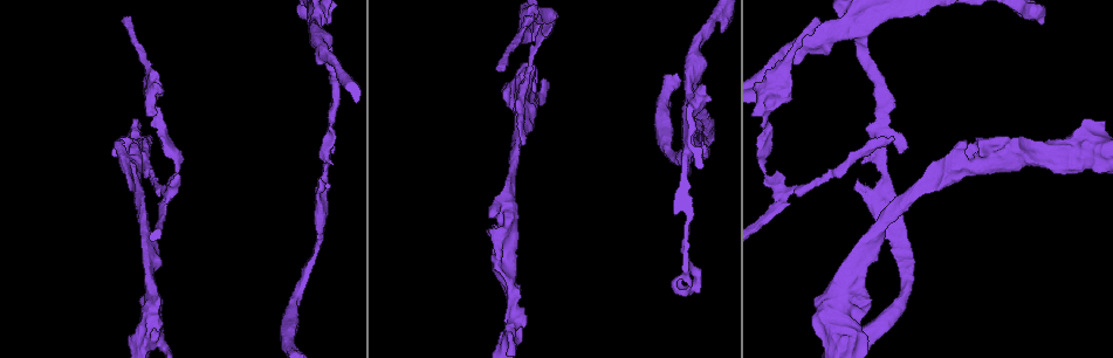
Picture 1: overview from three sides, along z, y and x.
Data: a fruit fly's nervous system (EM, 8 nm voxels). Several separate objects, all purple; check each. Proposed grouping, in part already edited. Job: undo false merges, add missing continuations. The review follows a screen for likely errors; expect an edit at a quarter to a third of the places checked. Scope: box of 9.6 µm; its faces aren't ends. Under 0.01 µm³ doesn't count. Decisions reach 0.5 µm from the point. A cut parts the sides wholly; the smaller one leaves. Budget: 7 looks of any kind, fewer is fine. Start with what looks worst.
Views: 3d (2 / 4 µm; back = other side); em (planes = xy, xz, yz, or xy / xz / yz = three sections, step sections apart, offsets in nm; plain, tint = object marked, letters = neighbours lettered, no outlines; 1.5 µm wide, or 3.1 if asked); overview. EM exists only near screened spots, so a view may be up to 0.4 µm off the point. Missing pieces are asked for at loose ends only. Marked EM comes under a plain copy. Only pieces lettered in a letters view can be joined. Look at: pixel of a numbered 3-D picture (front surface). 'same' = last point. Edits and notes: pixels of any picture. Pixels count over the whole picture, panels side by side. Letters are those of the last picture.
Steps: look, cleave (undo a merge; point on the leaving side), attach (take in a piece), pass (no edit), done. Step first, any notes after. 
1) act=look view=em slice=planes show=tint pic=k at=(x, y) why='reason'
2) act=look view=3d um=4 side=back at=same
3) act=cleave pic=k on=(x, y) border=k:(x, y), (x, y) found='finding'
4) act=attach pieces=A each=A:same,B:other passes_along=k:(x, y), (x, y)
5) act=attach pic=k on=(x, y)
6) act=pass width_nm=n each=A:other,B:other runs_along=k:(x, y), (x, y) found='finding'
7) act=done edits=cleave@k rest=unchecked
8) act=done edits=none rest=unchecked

act=look view=3d um=2 side=back pic=1 at=(546, 33) why='three-way junction'

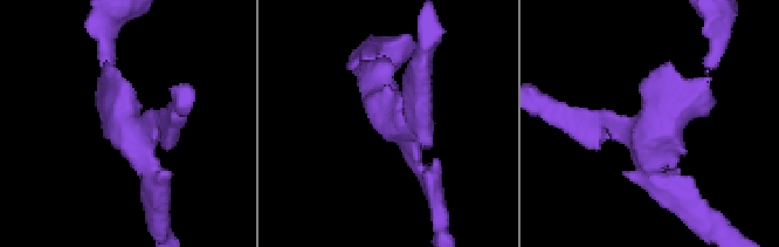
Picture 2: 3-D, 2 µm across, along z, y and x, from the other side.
act=look view=em slice=xy step=8 show=tint pic=2 at=(644, 135) arms=3

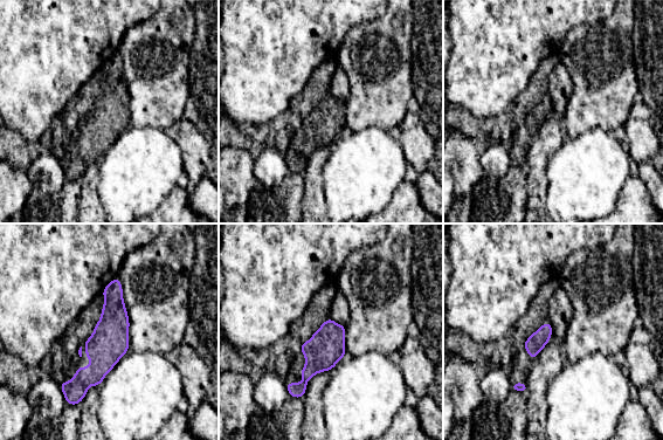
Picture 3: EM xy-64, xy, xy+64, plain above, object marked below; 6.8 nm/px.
act=look view=em slice=planes show=letters at=same why='another direction'

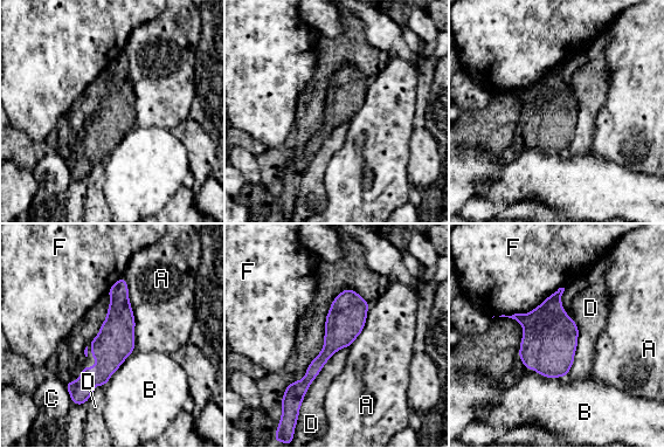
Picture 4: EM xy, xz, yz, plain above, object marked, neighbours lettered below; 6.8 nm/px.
act=pass each=A:other,B:other,C:other,D:other,F:other runs_along=4:(122, 281), (109, 360), (75, 400) found='continuous, no second cell'

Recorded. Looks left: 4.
act=look view=em slice=yz step=8 show=letters pic=1 at=(499, 69) why='free end'

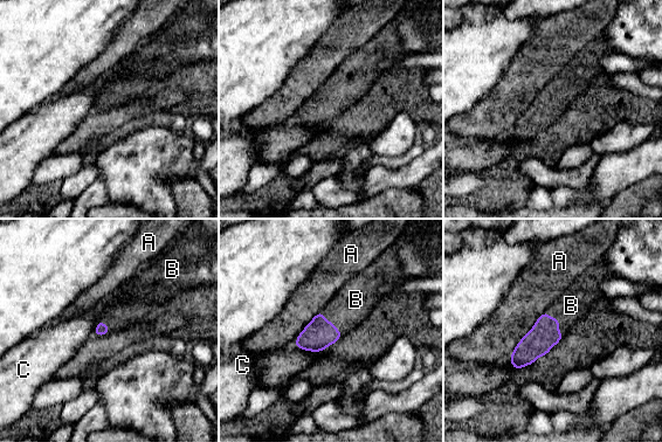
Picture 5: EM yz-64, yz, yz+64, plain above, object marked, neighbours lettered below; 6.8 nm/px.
act=attach pieces=B width_nm=90 each=A:other,B:same,C:other passes_along=5:(544, 335), (559, 320), (571, 305) found='it goes on there'

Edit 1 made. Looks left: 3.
act=look view=3d um=4 pic=1 at=(1065, 150) why='thin neck'

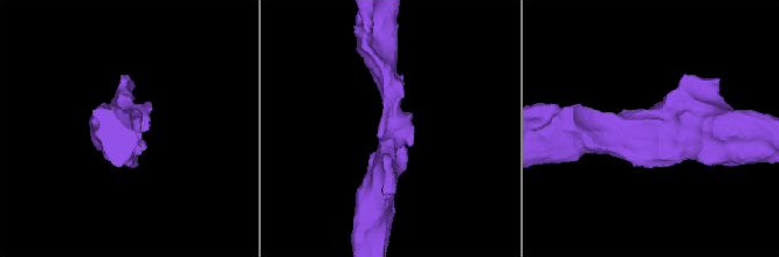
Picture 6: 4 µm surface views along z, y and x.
act=look view=em slice=planes show=tint pic=6 at=(390, 121)

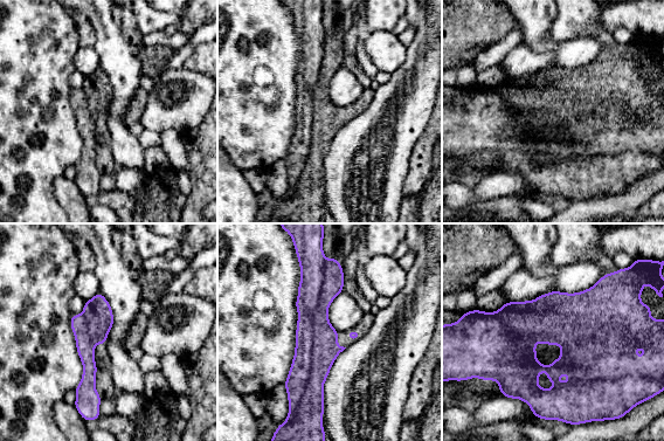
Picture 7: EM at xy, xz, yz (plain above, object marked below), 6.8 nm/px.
act=look view=em slice=planes show=letters at=same

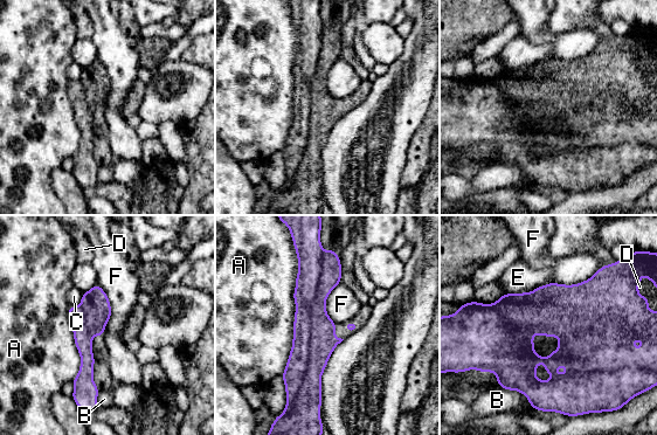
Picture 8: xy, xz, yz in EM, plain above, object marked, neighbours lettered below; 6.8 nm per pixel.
act=cleave pic=8 on=(323, 342) each=A:other,B:other,C:other,D:other,E:other,F:other border=8:(322, 263), (306, 372), (283, 414) found='a second cell is stuck on'

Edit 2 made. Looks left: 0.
act=done edits=attach@5,cleave@8 rest=unchecked

